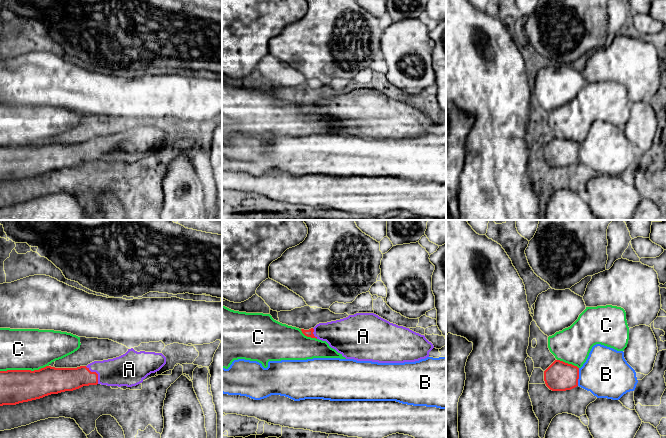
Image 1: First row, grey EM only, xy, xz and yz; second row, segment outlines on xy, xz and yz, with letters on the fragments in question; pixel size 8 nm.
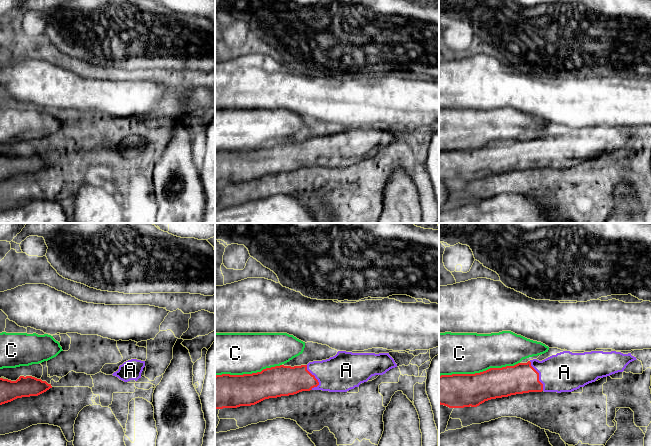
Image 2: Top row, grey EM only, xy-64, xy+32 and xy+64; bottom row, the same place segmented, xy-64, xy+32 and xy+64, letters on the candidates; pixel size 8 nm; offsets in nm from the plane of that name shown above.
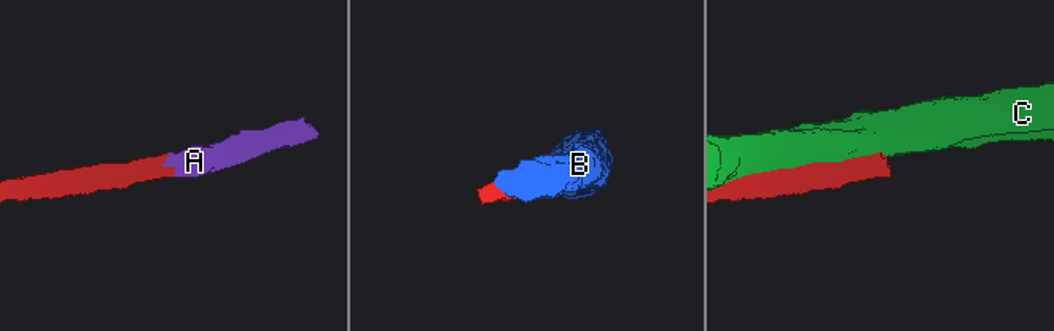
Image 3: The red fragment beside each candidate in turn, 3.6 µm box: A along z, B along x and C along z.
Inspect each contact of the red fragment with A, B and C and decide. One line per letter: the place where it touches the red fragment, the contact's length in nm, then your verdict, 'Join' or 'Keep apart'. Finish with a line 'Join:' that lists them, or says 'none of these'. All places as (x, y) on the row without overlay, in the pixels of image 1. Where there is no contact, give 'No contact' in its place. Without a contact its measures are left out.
A: Touches red at xy (96, 149). Shared border 180 nm. Join
B: Touches red at yz (578, 153). Shared border 140 nm. Keep apart
C: Touches red at xy (24, 146). Shared border 400 nm. Keep apart
Join: A

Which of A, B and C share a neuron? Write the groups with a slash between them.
A / B / C

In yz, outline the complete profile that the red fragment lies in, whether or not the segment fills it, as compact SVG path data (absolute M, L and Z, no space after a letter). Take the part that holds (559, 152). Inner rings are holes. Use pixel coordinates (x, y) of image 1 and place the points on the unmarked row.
M555 136L545 147L544 157L552 167L566 167L578 162L579 144L572 140Z

